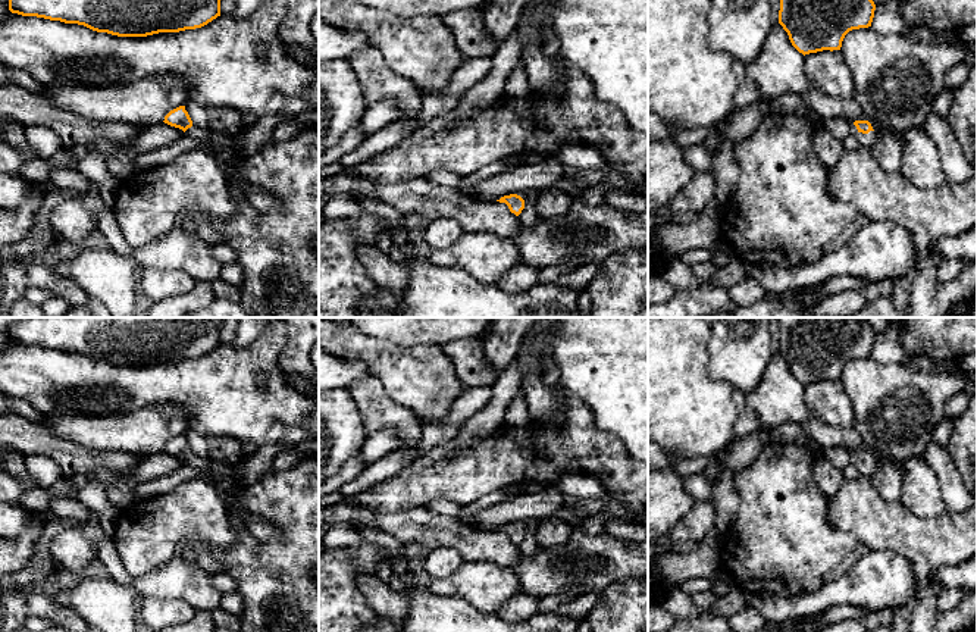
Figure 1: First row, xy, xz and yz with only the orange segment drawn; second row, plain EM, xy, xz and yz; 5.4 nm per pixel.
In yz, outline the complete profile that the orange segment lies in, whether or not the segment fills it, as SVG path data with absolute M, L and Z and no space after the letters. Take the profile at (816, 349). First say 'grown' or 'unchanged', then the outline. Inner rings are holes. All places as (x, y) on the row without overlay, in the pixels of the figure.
unchanged; M777 317L779 353L805 384L840 379L852 359L871 356L876 334L867 317Z

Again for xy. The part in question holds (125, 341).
unchanged; M22 317L10 325L9 340L118 366L147 366L207 354L220 345L222 322L223 317Z

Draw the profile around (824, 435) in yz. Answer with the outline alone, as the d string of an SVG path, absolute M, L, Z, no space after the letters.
M814 416L807 420L804 429L821 447L821 450L839 445L851 453L855 450L868 450L874 462L884 459L882 454L867 447L854 429L833 428Z

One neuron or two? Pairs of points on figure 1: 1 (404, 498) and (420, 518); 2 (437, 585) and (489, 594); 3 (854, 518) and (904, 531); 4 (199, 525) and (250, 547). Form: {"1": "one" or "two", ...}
{"1": "two", "2": "one", "3": "one", "4": "two"}

